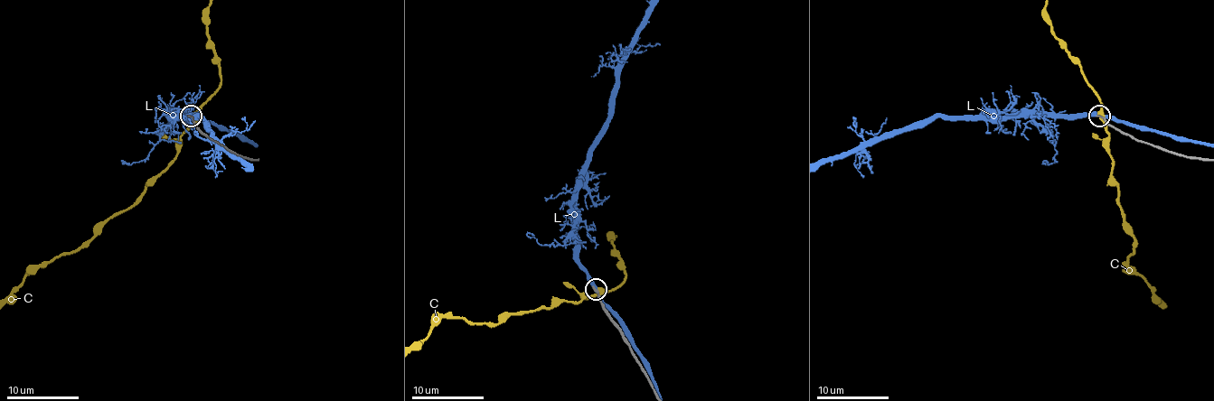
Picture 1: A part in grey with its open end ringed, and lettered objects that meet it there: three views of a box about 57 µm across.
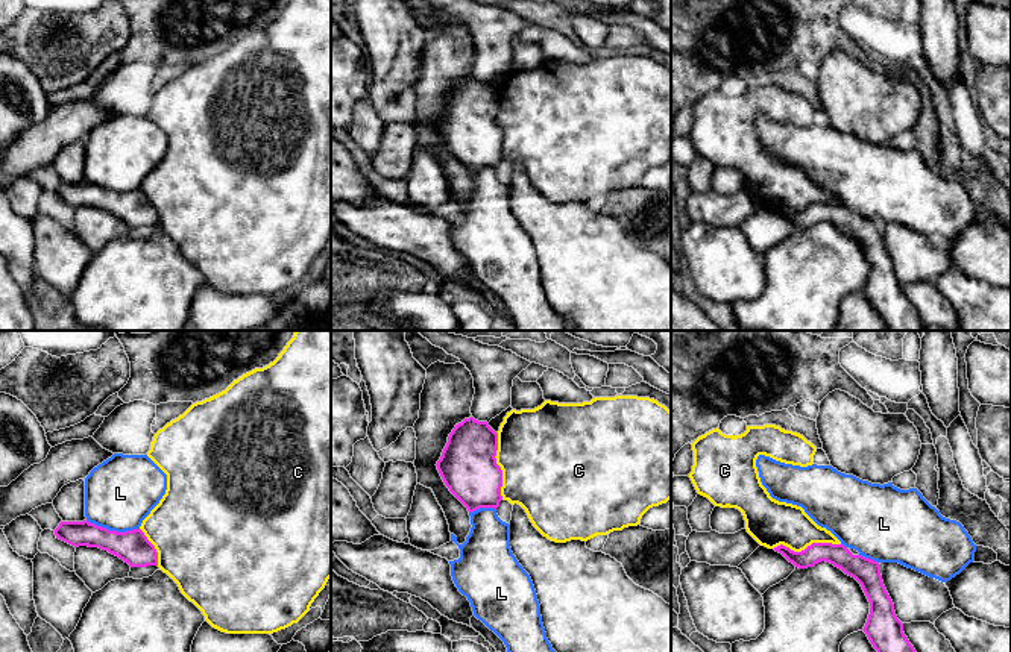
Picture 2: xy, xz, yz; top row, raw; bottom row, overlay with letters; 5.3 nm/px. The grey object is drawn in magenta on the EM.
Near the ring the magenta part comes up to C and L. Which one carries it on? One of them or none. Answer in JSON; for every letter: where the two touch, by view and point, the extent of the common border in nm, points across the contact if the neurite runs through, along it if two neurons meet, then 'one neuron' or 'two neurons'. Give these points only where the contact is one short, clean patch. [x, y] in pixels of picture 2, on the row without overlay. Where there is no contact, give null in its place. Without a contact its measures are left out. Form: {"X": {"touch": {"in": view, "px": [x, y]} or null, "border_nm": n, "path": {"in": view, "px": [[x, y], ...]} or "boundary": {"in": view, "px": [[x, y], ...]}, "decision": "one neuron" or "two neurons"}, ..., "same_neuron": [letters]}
{"C": {"touch": {"in": "yz", "px": [808, 206]}, "border_nm": 360, "boundary": {"in": "yz", "px": [[840, 203], [811, 203], [800, 211], [782, 205], [773, 208]]}, "decision": "two neurons"}, "L": {"touch": {"in": "xy", "px": [113, 191]}, "border_nm": 280, "decision": "one neuron"}, "same_neuron": ["L"]}

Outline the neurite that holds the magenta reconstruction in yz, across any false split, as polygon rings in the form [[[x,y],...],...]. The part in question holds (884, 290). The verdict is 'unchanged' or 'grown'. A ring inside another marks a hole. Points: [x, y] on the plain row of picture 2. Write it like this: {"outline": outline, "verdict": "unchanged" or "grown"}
{"outline": [[[759,115],[762,146],[779,162],[802,167],[841,203],[812,203],[802,212],[774,208],[798,229],[826,221],[855,238],[868,262],[864,287],[888,331],[926,331],[897,279],[883,246],[882,223],[899,223],[947,243],[975,221],[976,205],[964,187],[946,179],[917,149],[900,150],[846,135],[832,126],[792,126]]], "verdict": "grown"}

